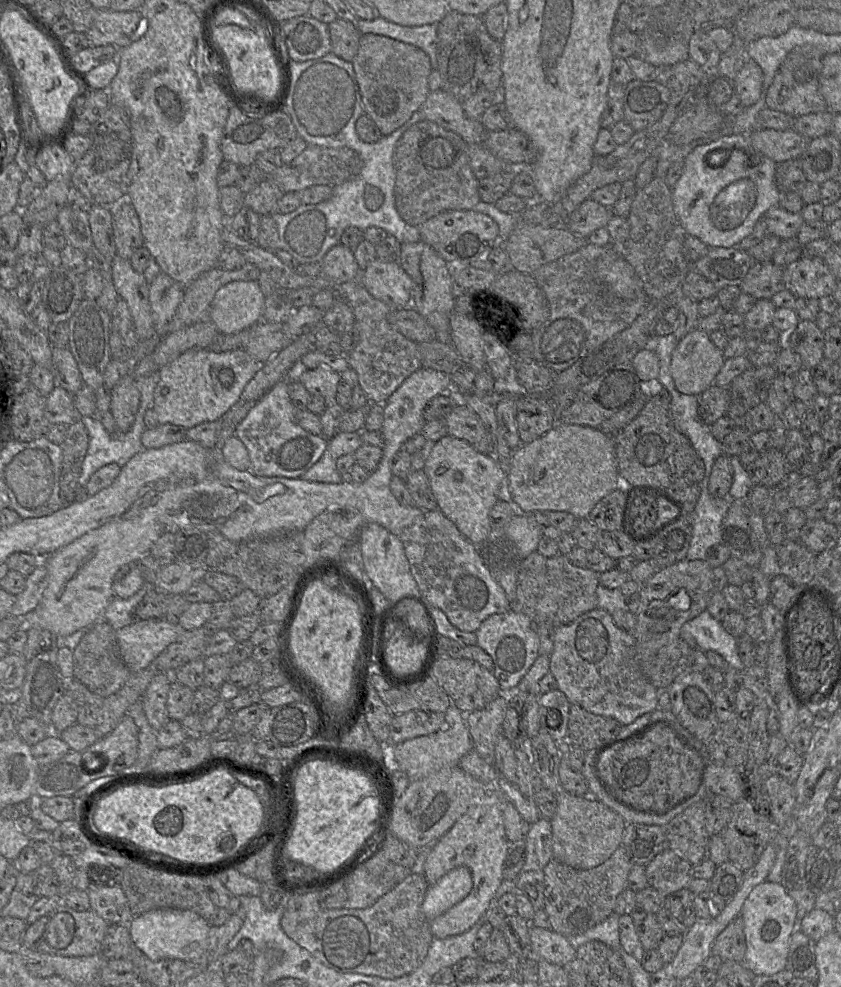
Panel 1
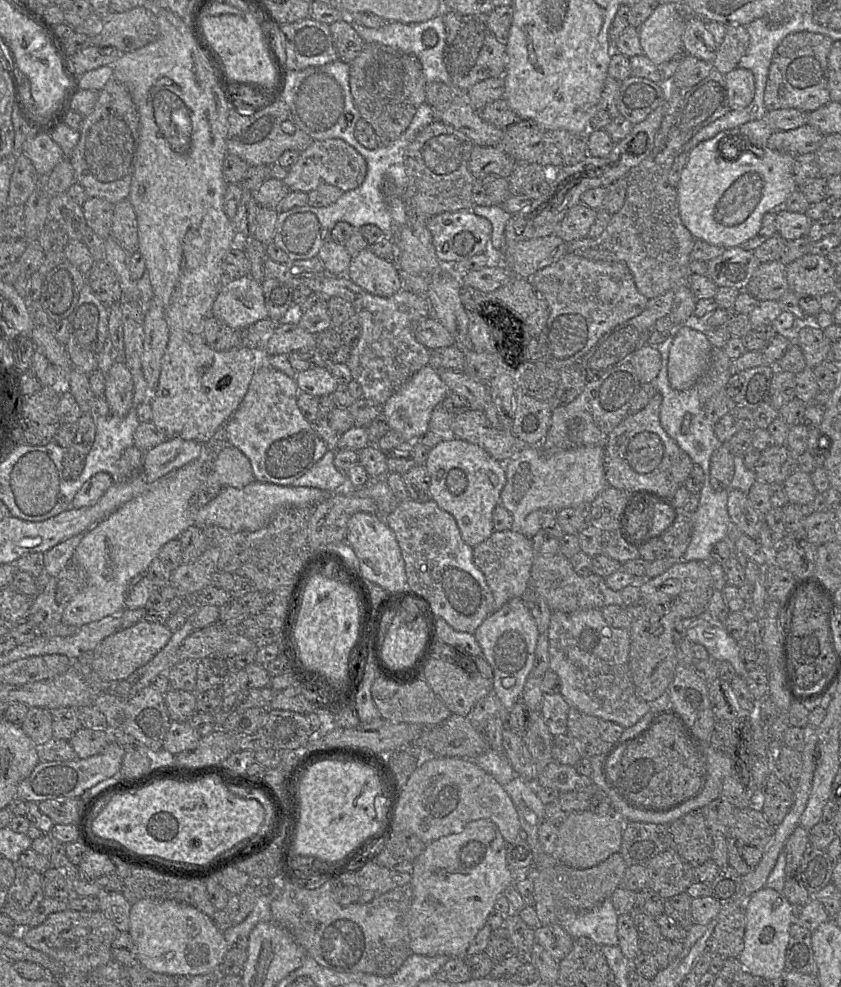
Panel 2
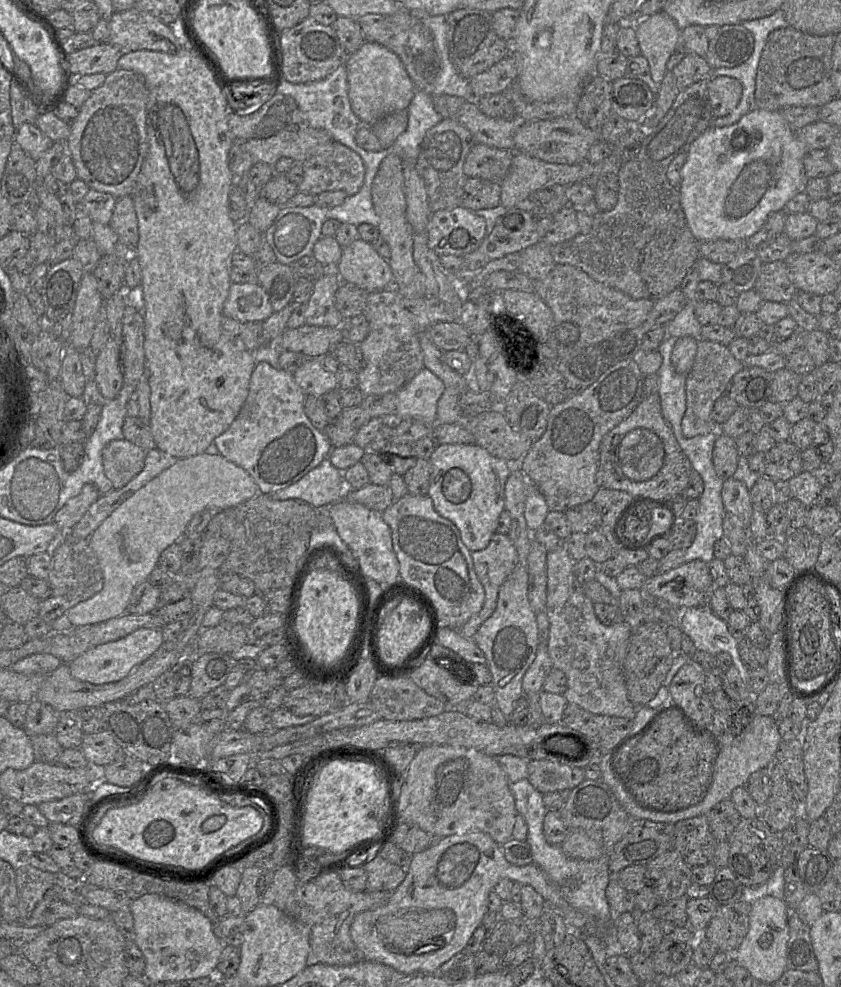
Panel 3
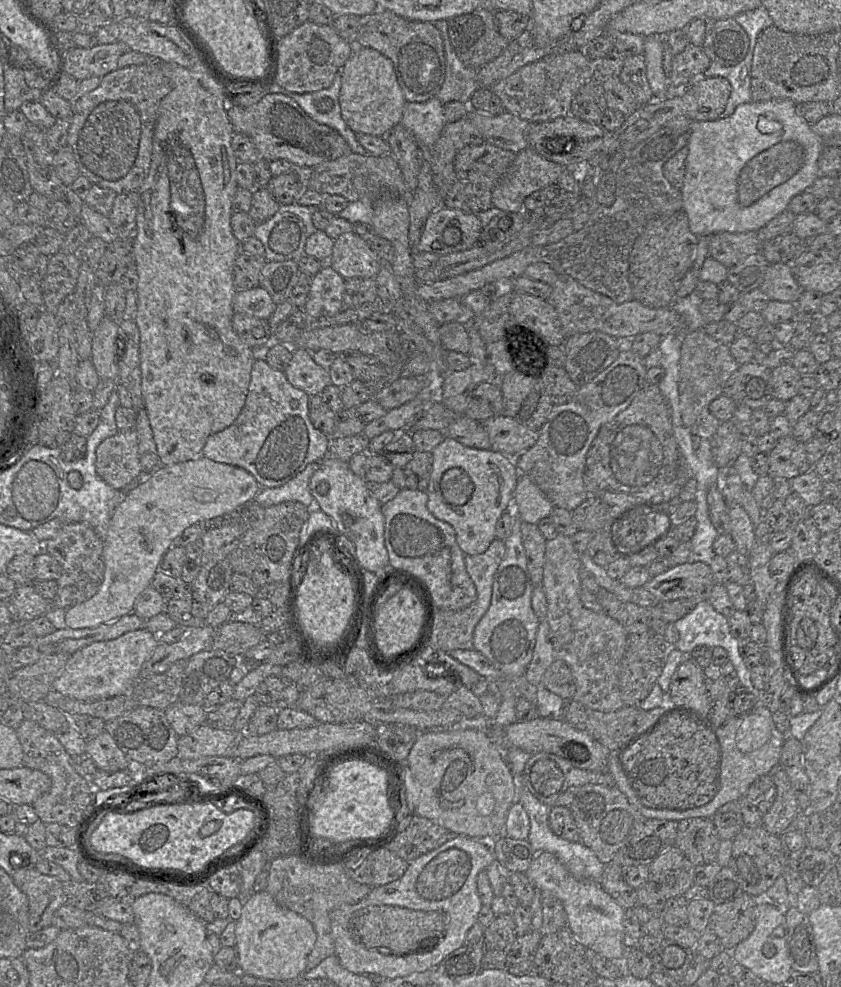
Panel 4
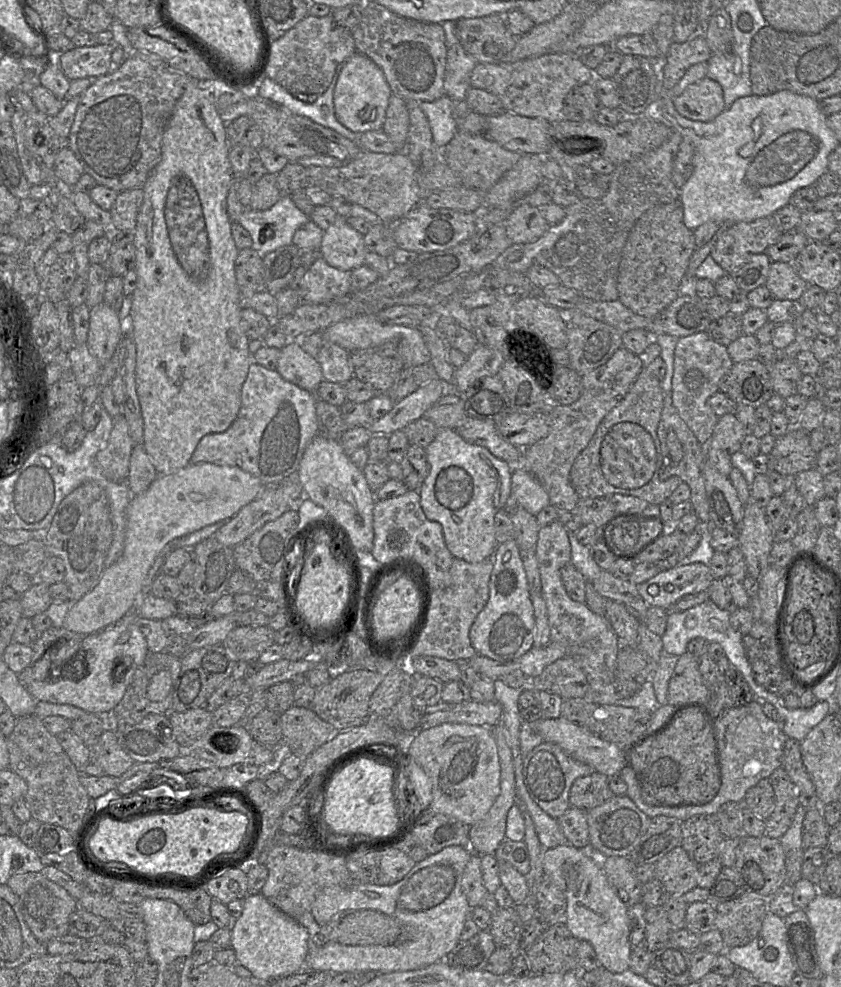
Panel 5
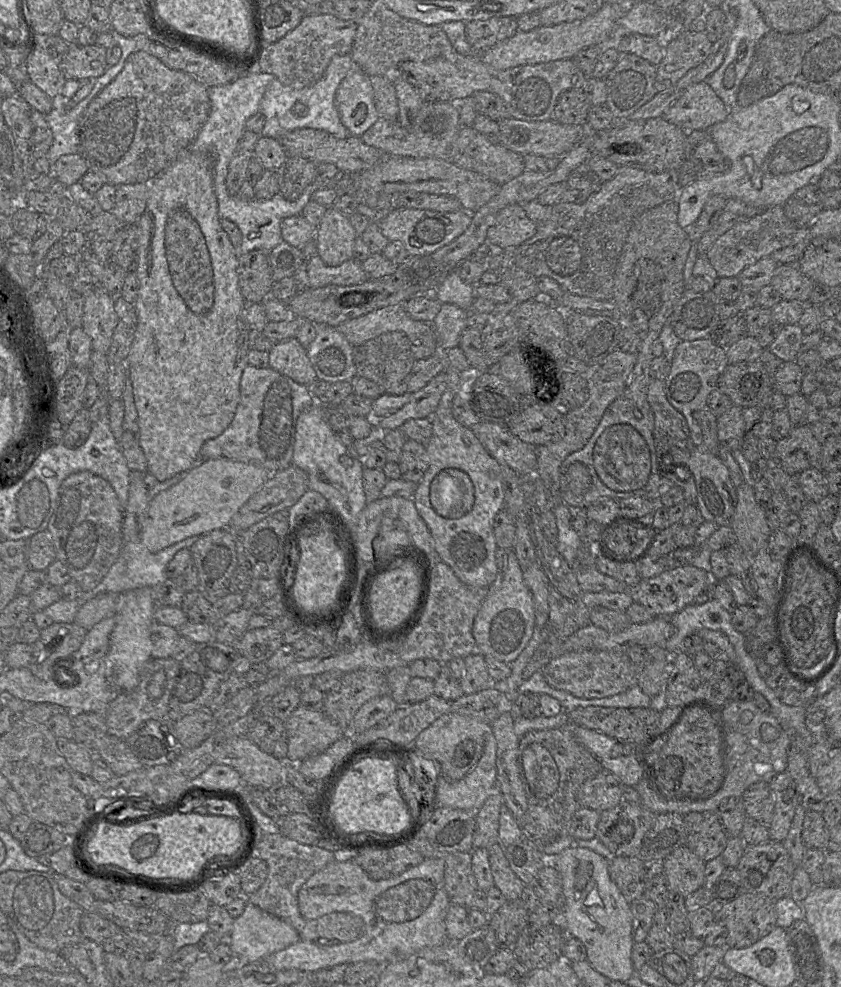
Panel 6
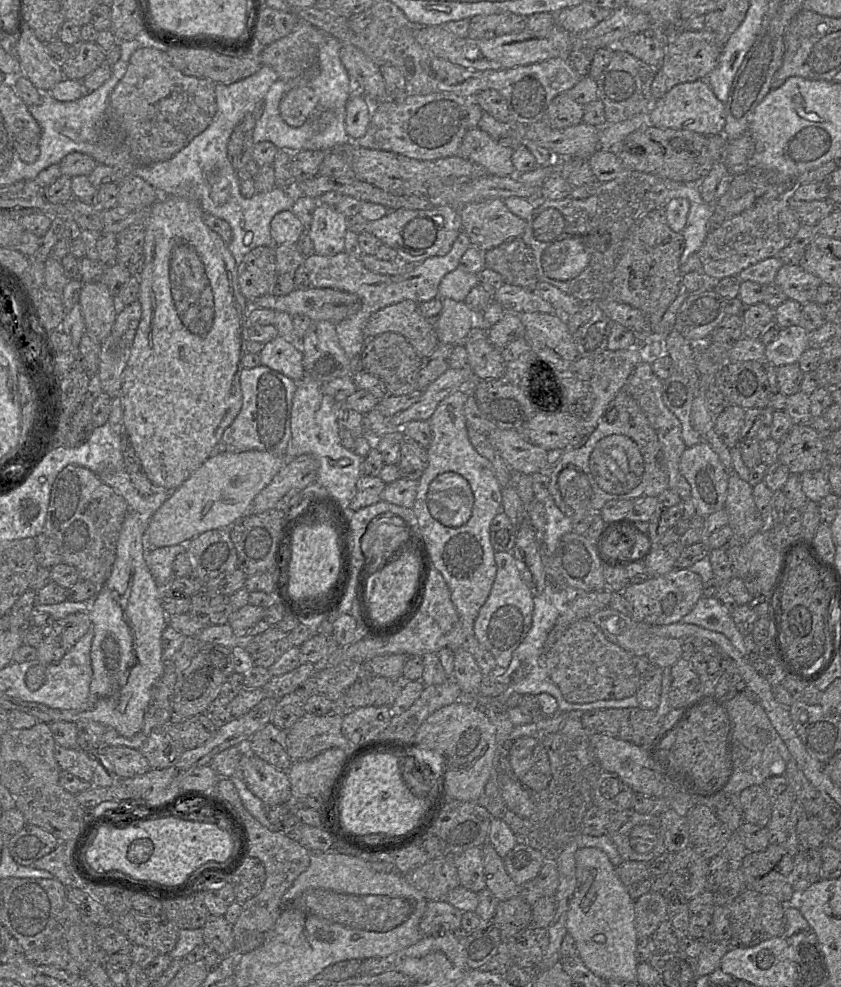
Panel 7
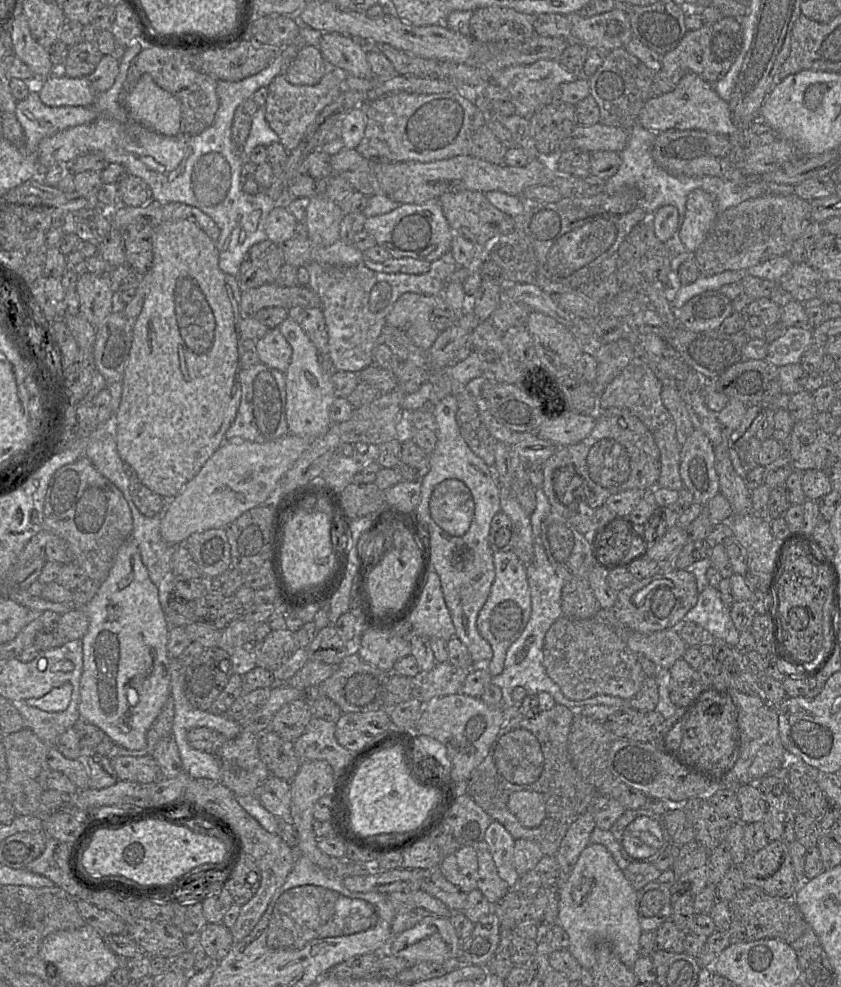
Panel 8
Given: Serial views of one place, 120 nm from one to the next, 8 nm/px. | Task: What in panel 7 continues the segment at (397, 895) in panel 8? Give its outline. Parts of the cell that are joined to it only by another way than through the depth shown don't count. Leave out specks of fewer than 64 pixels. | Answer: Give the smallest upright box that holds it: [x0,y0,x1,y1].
[420,901,463,935]

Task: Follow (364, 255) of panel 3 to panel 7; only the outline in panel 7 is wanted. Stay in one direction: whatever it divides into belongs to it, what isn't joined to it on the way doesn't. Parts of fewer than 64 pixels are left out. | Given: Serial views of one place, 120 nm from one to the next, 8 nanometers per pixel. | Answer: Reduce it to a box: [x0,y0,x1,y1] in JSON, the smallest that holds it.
[308,204,347,256]

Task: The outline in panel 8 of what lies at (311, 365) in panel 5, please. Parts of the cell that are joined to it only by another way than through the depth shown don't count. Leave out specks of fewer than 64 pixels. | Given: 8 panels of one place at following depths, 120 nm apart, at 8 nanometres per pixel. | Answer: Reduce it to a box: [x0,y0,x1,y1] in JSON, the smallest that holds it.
[255,328,292,373]

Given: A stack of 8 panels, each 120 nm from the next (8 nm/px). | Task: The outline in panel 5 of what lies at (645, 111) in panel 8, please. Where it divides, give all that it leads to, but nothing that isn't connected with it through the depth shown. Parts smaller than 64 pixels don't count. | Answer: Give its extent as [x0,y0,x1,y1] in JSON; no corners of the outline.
[673,77,725,122]

